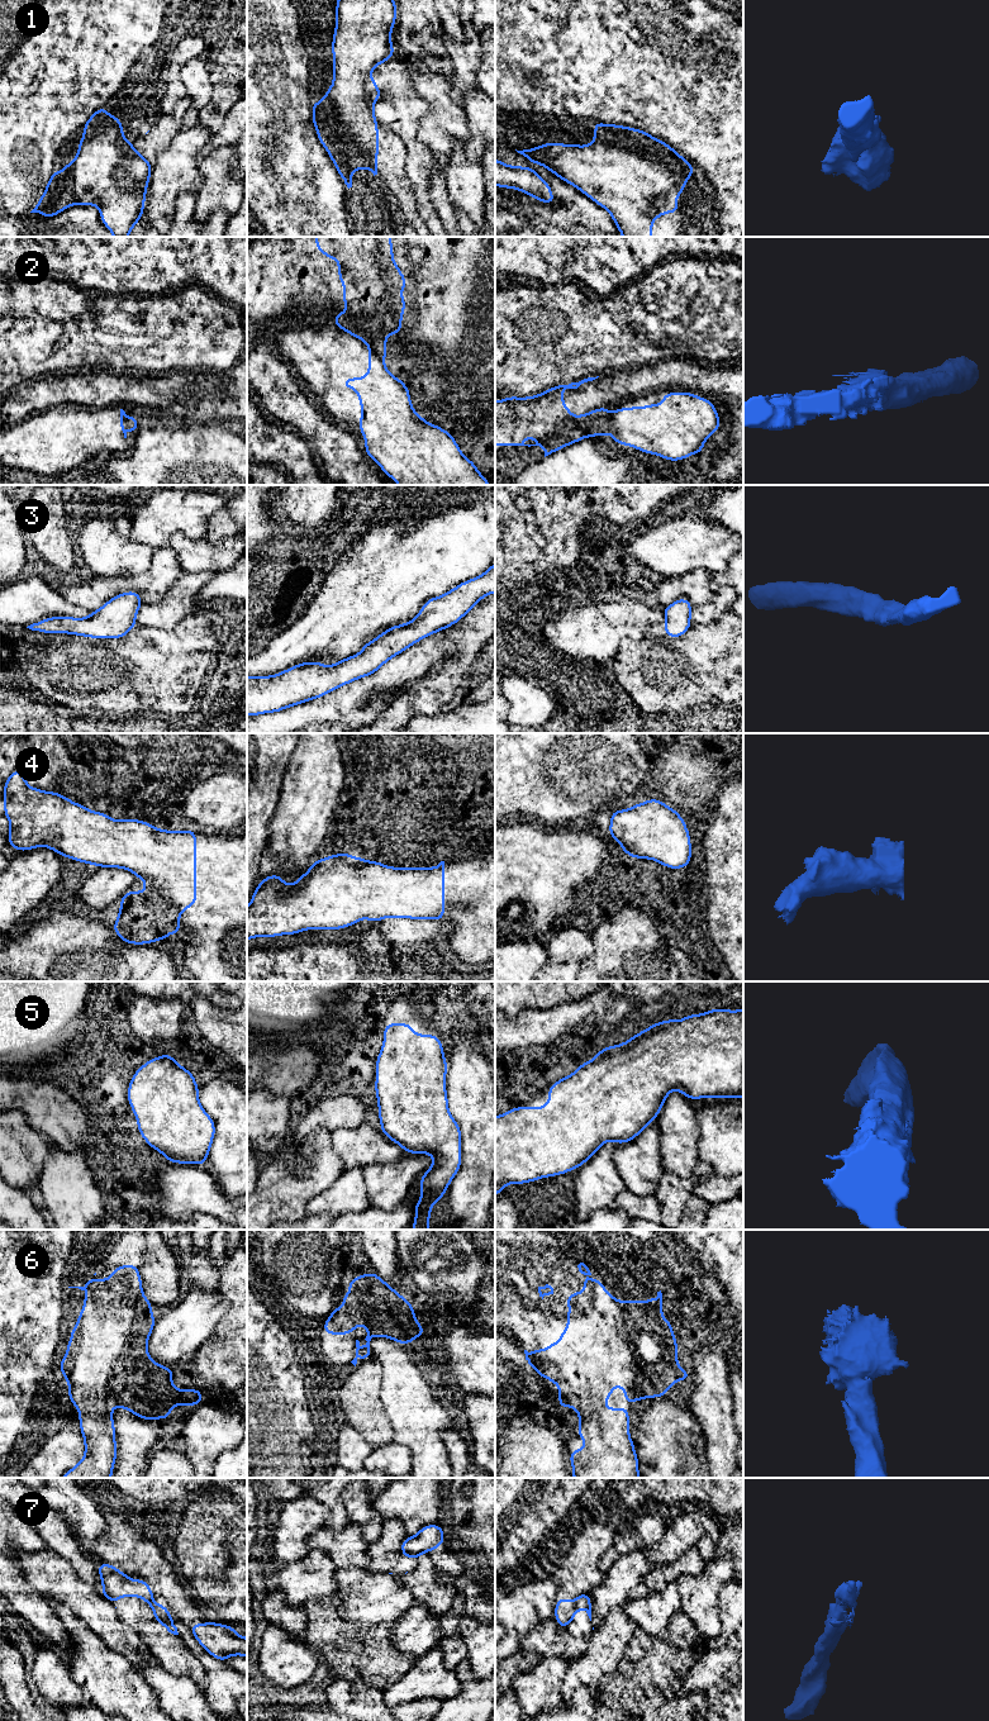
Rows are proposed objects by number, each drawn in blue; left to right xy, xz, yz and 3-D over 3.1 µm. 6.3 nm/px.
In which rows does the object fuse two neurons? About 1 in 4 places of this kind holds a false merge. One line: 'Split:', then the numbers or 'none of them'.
Split: 2, 7

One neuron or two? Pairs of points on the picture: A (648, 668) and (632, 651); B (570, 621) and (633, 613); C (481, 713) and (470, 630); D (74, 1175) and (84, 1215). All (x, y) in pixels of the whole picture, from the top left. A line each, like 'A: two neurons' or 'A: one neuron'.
A: one neuron
B: one neuron
C: two neurons
D: one neuron

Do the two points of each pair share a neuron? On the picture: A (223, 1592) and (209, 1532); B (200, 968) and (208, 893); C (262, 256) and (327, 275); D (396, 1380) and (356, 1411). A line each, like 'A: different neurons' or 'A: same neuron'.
A: same neuron
B: same neuron
C: same neuron
D: different neurons

